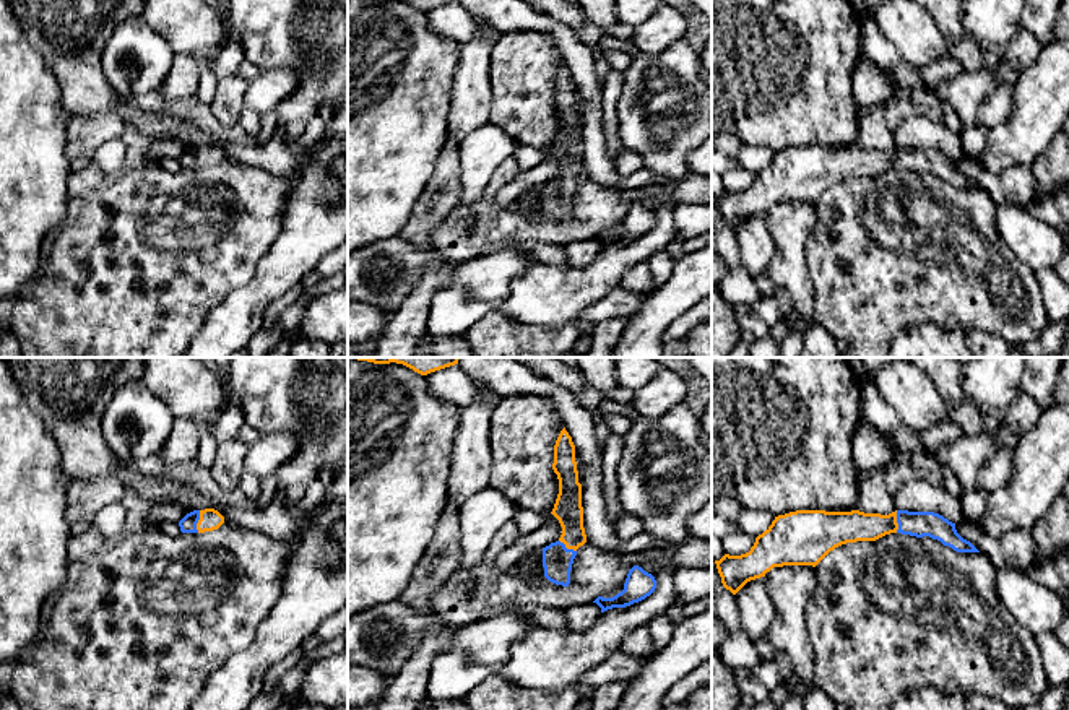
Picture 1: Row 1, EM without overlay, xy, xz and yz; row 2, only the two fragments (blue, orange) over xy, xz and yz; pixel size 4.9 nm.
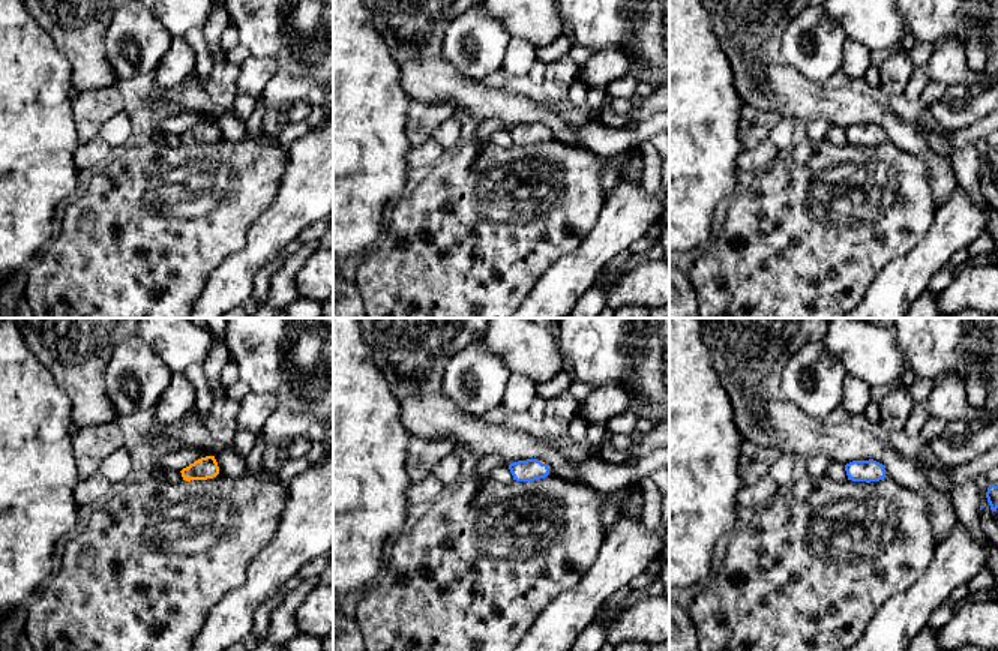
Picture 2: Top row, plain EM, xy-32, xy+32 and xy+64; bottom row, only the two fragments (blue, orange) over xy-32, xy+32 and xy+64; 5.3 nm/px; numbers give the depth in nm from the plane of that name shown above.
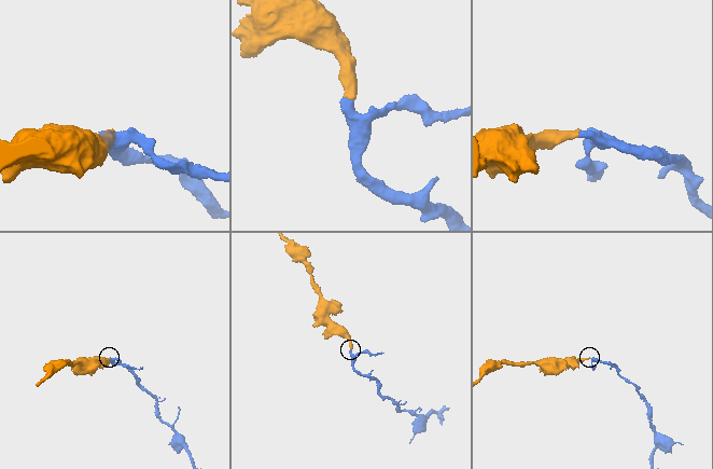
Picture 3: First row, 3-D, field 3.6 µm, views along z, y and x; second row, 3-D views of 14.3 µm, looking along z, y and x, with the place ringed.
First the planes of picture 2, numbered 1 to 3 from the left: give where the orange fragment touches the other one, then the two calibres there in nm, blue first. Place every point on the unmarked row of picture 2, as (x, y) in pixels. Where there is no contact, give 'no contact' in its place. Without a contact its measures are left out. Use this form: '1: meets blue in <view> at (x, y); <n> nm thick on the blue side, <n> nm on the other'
1: no contact
2: meets blue in xy+32 at (541, 126); 120 nm thick on the blue side, 20 nm on the other
3: no contact

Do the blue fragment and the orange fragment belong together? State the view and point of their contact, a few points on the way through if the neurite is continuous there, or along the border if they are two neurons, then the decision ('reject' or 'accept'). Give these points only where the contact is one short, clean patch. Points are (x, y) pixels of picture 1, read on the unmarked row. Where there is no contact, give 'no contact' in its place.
meets blue in xy at (197, 158); runs through xy (189, 158), (197, 158), (210, 155); accept

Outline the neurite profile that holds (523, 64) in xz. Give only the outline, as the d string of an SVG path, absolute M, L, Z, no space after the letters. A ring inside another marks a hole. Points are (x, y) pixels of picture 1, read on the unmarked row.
M499 34L491 50L489 125L505 132L517 145L552 148L559 130L552 106L554 81L562 65L562 54L549 34Z

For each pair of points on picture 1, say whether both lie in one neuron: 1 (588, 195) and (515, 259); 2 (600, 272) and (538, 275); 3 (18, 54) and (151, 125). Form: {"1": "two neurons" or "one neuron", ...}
{"1": "two neurons", "2": "one neuron", "3": "two neurons"}

